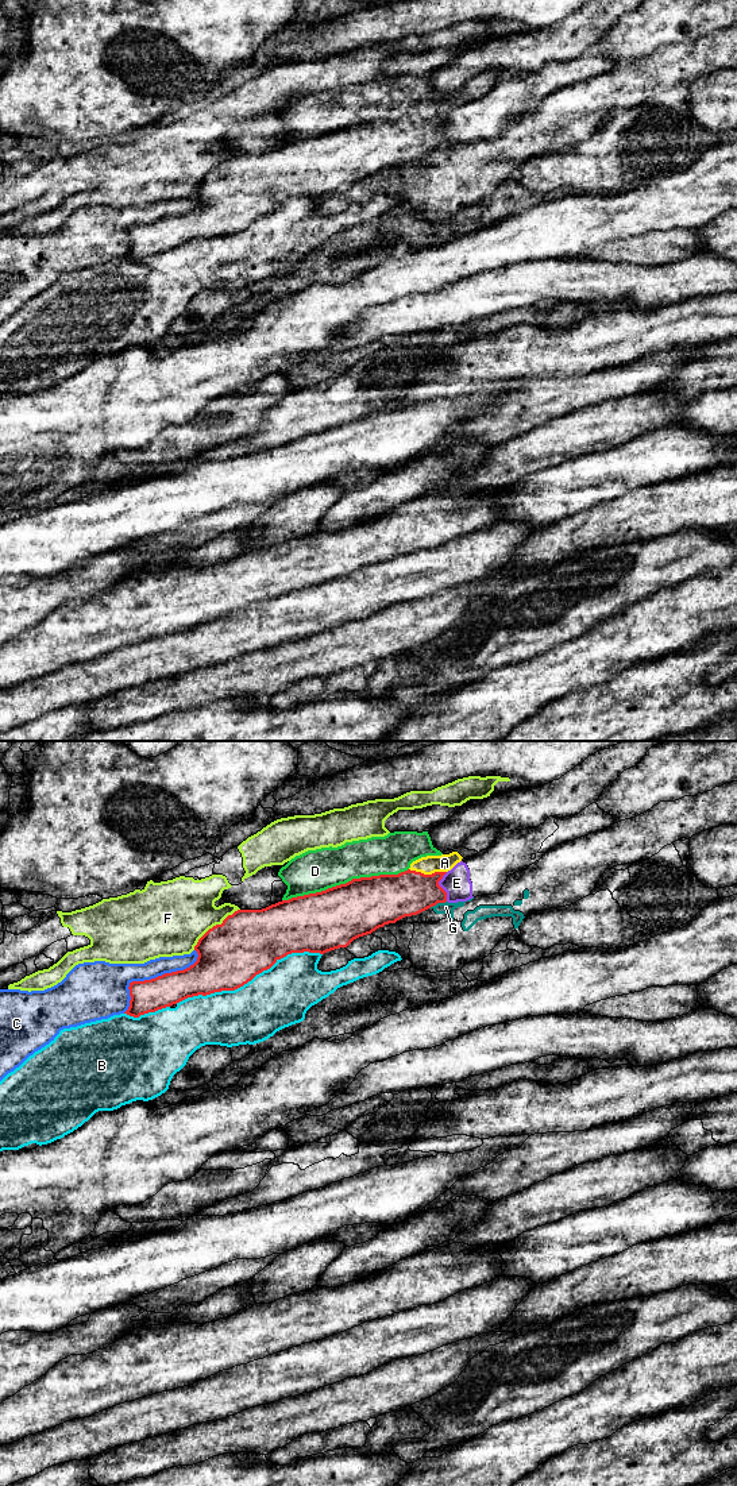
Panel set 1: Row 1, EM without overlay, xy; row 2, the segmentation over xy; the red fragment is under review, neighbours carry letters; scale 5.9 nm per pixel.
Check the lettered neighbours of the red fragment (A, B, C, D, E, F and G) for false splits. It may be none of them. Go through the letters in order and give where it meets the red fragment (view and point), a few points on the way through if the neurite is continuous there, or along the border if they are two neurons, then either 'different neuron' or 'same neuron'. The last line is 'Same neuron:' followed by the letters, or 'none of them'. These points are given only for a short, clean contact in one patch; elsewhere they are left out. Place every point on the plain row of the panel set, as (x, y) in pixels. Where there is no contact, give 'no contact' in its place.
A: meets red in xy at (428, 119); border along xy (409, 112), (424, 118), (446, 116); different neuron
B: meets red in xy at (249, 224); different neuron
C: meets red in xy at (153, 223); different neuron
D: meets red in xy at (346, 127); different neuron
E: meets red in xy at (440, 131); different neuron
F: meets red in xy at (213, 170); different neuron
G: meets red in xy at (438, 146); border along xy (446, 145), (429, 151); different neuron
Same neuron: none of them

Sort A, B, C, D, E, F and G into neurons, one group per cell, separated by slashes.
A D / B / C / E / F / G

